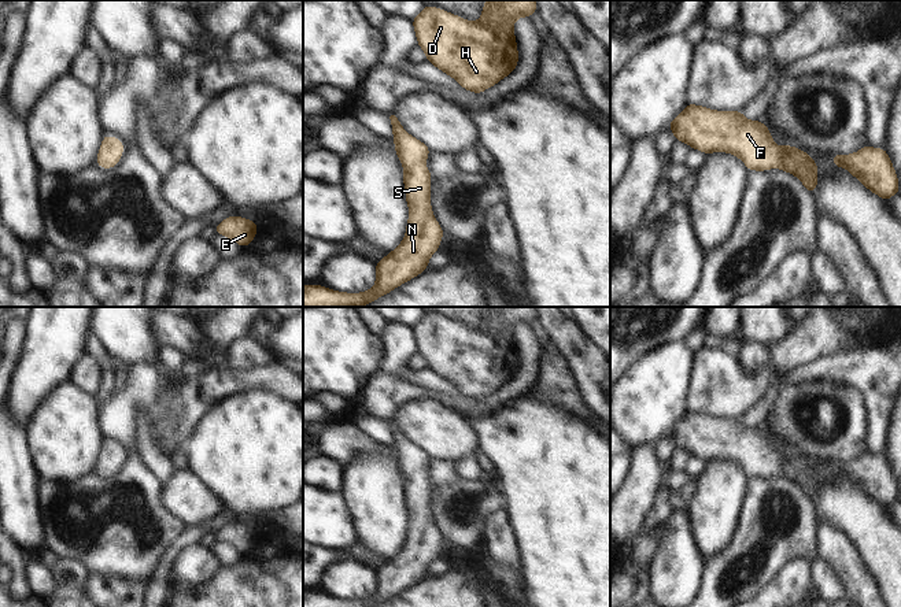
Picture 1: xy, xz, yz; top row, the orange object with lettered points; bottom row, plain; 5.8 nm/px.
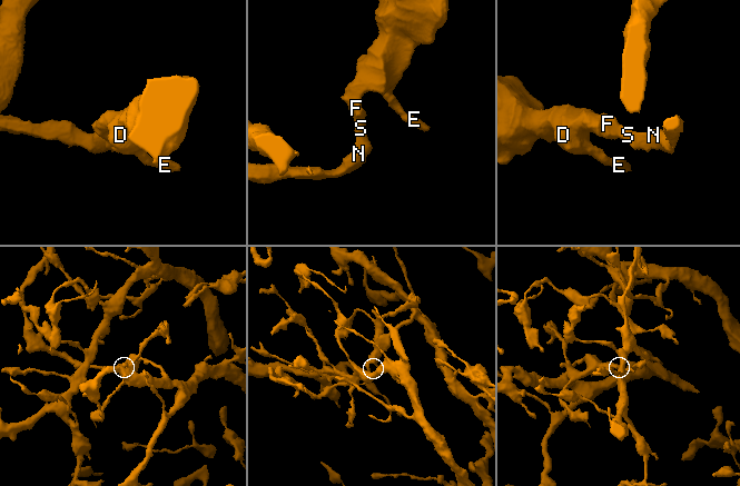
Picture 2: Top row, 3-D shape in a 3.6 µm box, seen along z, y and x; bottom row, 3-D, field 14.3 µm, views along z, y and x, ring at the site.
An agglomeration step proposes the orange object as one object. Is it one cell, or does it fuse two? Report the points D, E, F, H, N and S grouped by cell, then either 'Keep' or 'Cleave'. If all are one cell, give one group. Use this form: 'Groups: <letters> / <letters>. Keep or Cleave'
Groups: D E F H N S. Keep

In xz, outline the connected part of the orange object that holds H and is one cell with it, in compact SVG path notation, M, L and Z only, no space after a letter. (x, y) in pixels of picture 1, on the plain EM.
M535 307L485 308L477 329L432 312L411 327L427 369L472 400L483 400L517 374L513 332L538 318Z

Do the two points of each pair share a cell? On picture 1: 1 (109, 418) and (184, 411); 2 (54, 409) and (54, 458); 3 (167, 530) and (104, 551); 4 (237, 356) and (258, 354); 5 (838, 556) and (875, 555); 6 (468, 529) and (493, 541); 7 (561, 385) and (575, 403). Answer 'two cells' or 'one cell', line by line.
1: one cell
2: one cell
3: one cell
4: one cell
5: two cells
6: two cells
7: one cell

